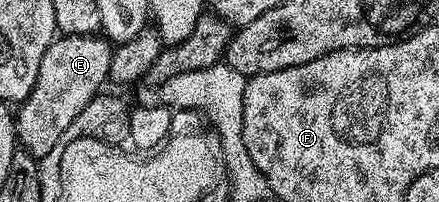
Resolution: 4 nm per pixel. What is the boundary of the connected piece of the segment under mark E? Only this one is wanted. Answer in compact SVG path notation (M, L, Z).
M68 34L55 37L54 43L40 60L40 72L32 92L16 110L16 138L21 149L41 160L56 148L60 135L72 125L72 120L84 112L93 98L107 85L113 49L105 37L98 34Z

